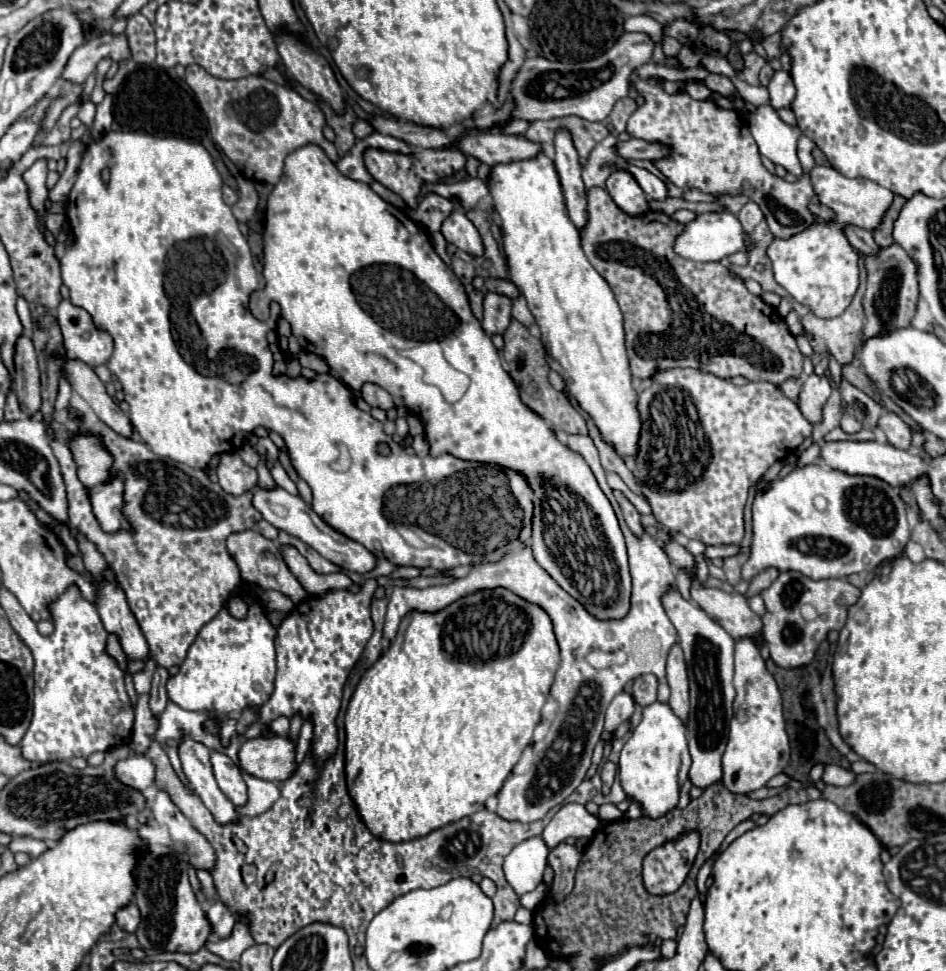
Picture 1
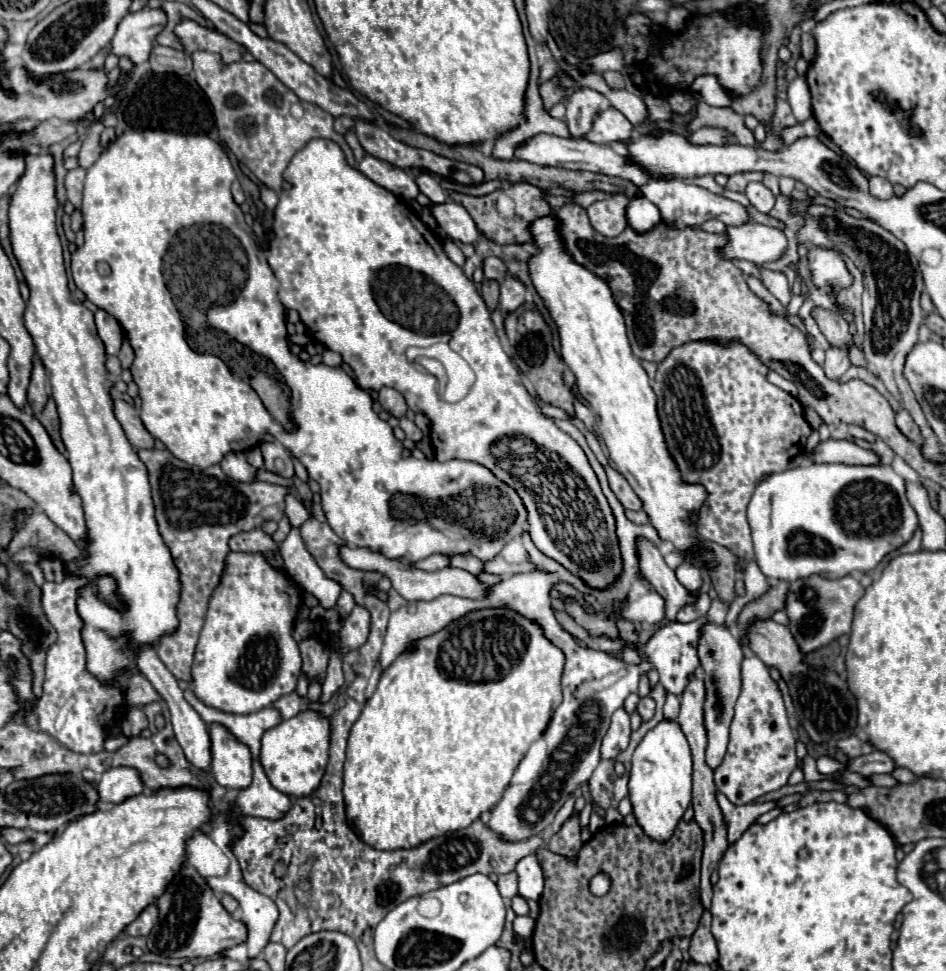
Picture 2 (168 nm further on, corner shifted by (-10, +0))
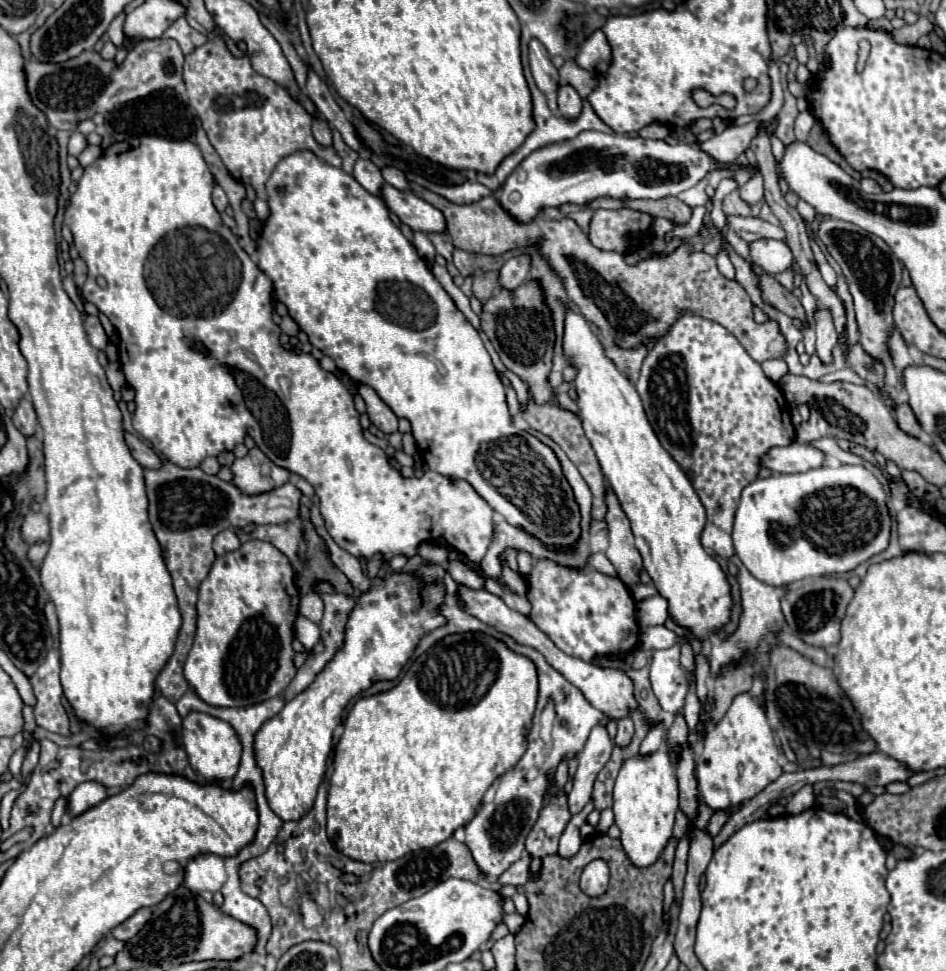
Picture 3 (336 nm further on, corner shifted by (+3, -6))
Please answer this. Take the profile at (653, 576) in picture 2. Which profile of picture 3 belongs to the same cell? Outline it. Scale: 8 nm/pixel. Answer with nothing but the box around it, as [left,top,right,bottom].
[605,488,643,584]

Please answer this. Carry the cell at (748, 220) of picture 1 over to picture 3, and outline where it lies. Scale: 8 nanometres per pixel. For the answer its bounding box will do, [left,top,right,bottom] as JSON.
[739,150,763,204]

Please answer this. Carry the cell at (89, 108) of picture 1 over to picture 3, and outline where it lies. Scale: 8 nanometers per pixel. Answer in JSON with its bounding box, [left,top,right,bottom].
[79,146,101,166]

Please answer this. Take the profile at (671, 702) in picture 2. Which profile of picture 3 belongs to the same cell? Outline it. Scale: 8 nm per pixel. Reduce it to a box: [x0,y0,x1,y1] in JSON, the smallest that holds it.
[639,724,665,756]

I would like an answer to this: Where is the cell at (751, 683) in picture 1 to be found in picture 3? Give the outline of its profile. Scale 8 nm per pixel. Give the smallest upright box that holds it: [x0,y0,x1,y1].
[697,694,783,810]

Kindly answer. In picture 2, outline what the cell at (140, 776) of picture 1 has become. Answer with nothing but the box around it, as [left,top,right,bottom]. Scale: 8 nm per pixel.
[100,766,144,802]

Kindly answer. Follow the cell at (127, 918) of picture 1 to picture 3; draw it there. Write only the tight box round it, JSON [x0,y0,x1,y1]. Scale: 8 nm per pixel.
[111,908,153,940]

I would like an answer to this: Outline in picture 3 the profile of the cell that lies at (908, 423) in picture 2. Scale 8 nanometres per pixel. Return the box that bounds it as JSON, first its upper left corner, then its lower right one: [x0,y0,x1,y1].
[895,404,923,436]

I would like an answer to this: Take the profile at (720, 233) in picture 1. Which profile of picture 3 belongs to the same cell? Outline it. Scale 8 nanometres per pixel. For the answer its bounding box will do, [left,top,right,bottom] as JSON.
[749,240,793,274]

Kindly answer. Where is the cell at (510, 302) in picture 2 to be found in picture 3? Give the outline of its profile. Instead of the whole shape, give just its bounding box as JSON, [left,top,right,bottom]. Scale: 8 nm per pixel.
[499,254,531,290]

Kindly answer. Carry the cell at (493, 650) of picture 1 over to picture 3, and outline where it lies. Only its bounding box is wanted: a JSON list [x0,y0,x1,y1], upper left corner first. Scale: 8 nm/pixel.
[327,634,537,864]

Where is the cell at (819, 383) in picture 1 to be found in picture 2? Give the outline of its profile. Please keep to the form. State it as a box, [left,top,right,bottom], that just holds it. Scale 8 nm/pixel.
[824,348,850,380]

